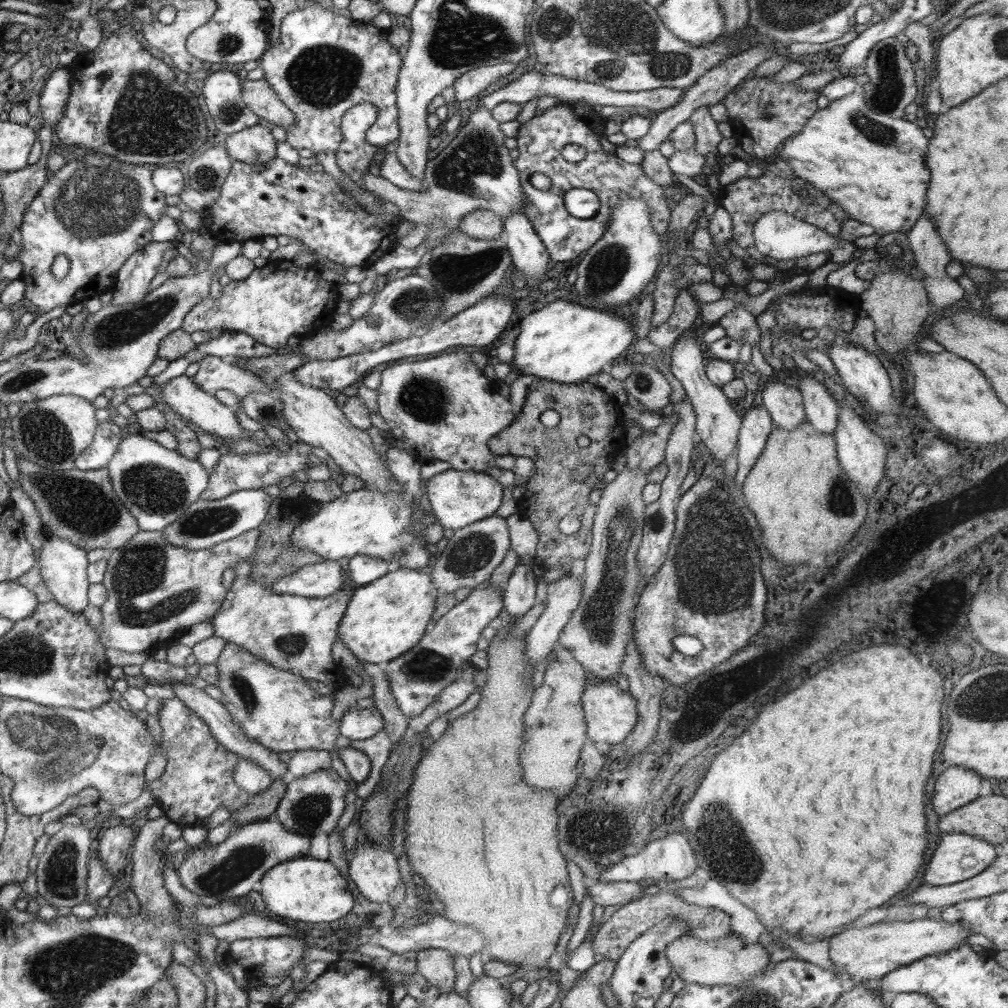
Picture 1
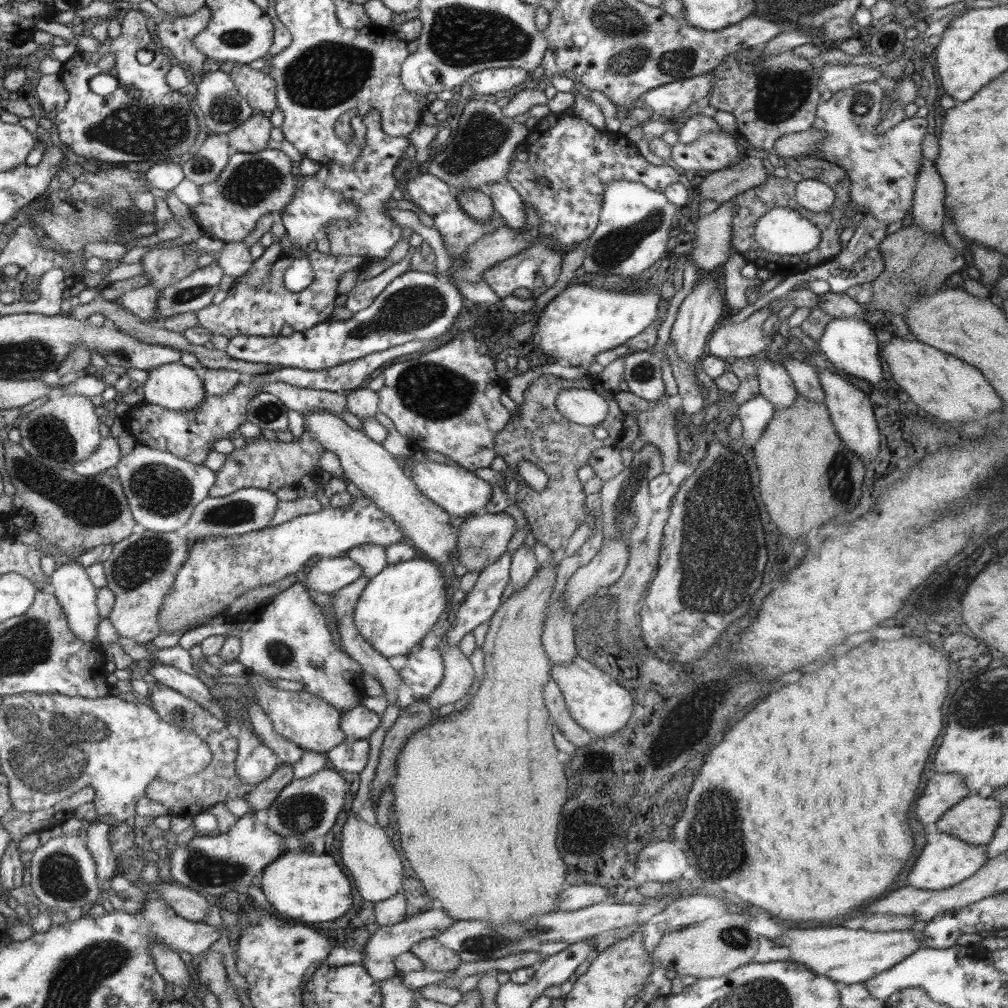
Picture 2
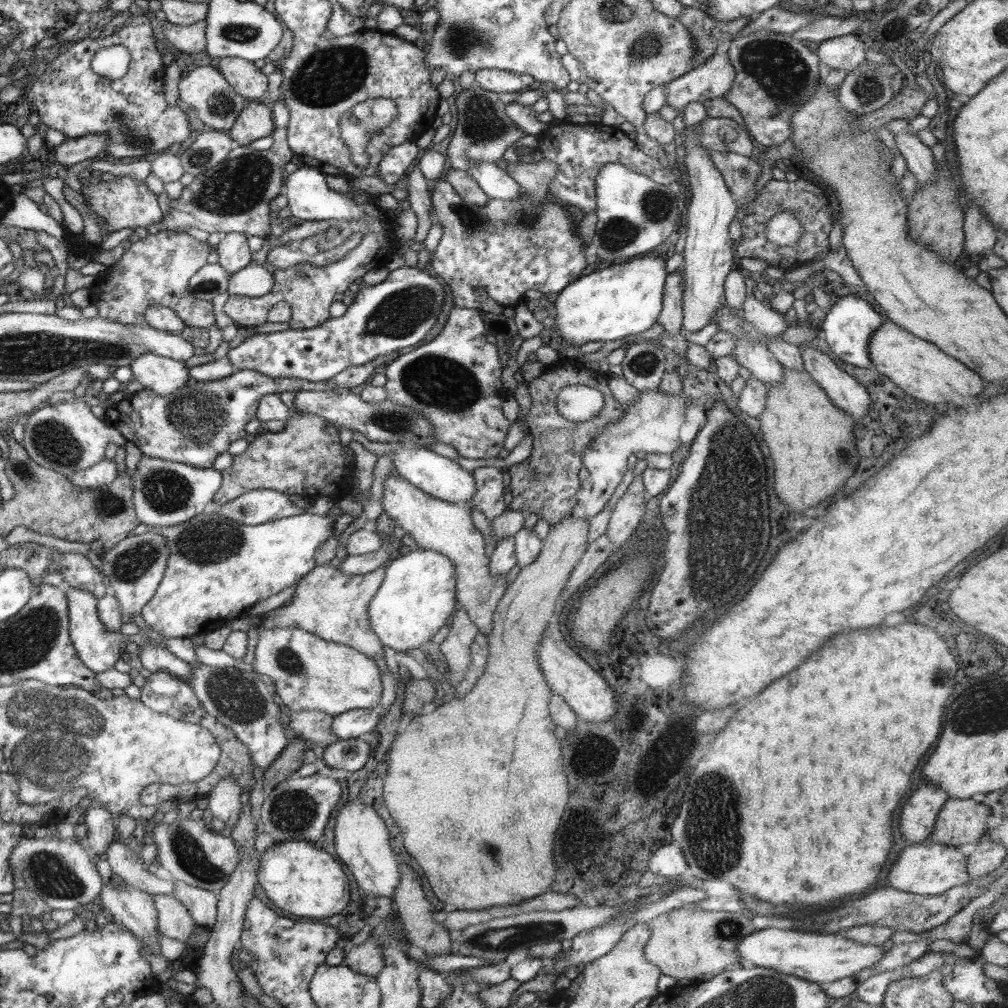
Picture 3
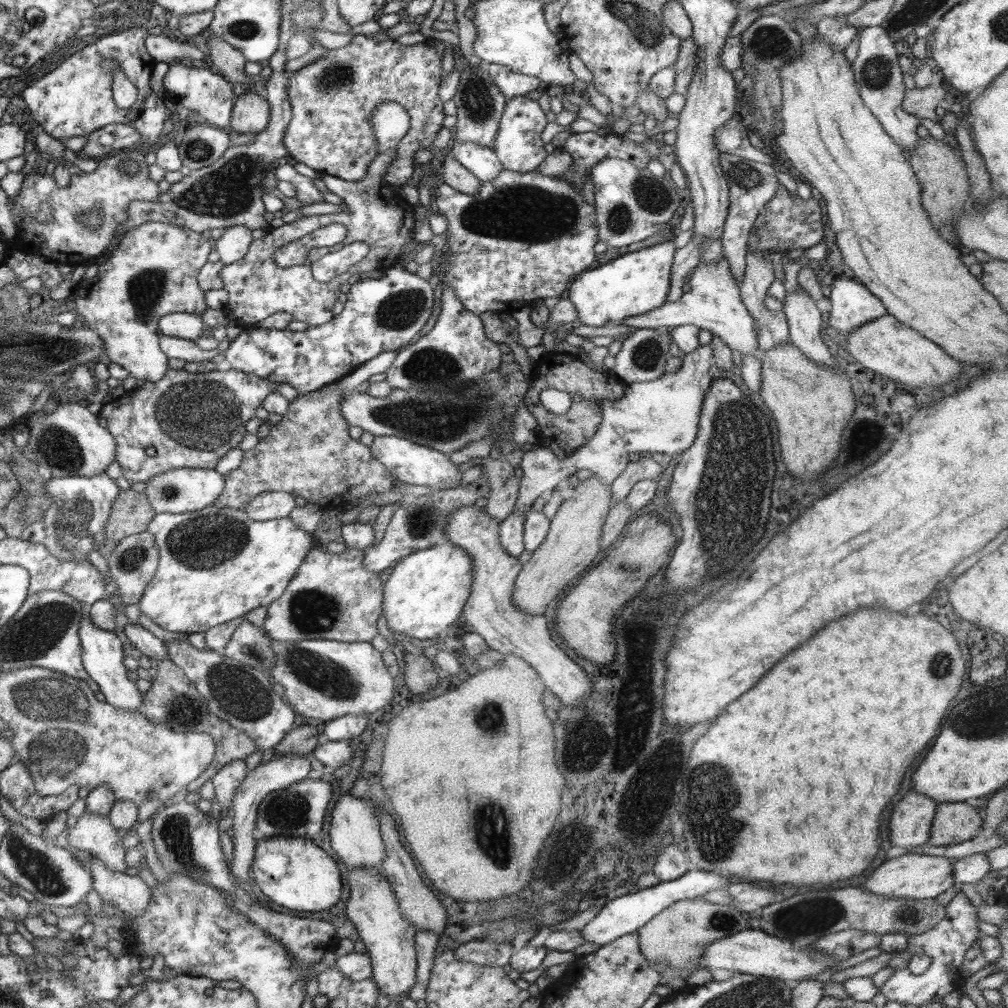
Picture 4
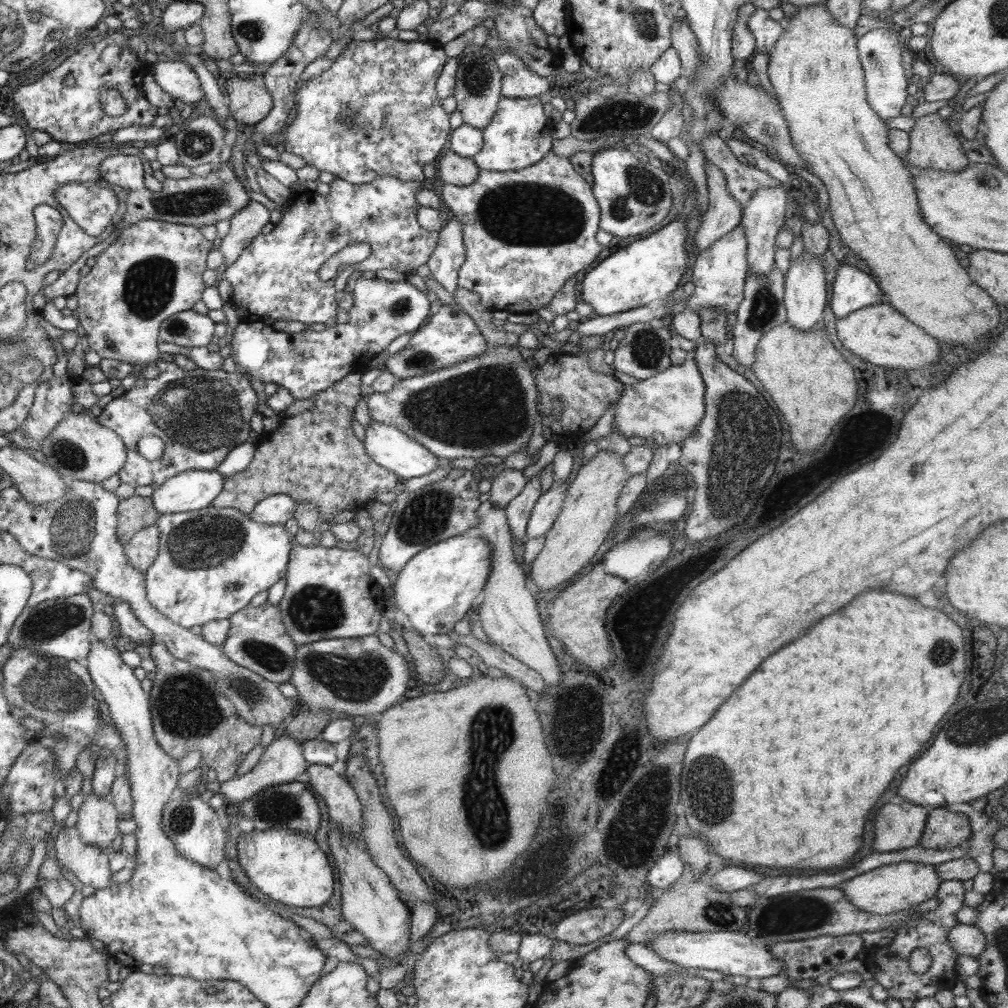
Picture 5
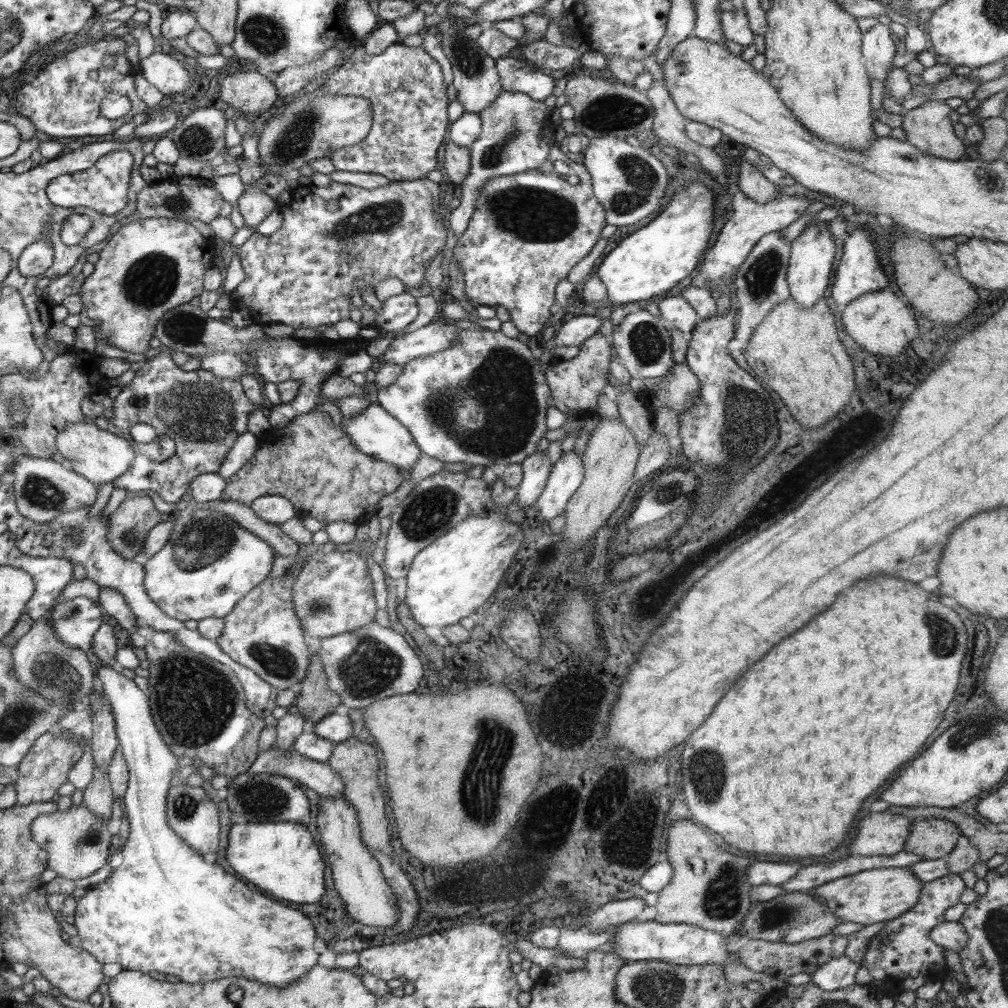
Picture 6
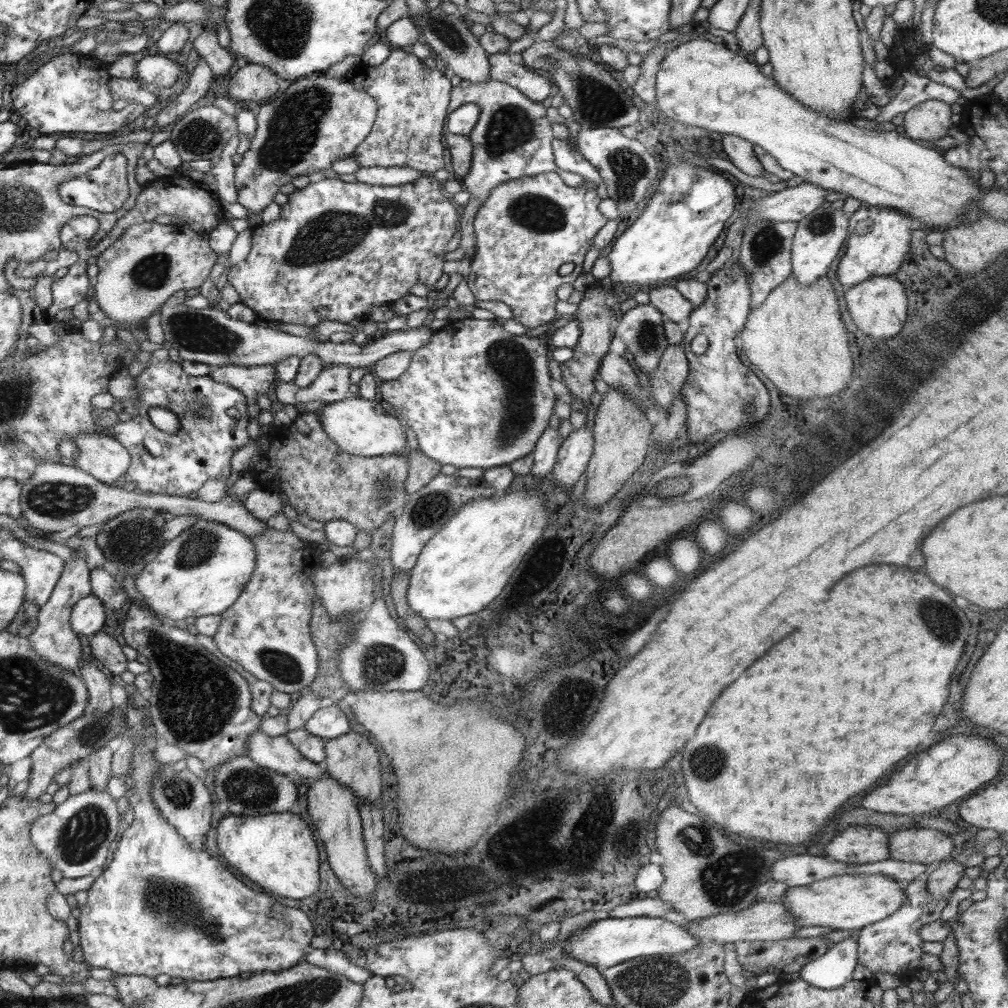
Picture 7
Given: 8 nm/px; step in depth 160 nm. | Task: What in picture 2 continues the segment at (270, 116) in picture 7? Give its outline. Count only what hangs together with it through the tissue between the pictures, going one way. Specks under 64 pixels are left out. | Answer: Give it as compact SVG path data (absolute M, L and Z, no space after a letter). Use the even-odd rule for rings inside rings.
M242 241L225 243L222 250L215 254L215 261L223 274L233 276L237 280L248 274L253 266L249 248Z

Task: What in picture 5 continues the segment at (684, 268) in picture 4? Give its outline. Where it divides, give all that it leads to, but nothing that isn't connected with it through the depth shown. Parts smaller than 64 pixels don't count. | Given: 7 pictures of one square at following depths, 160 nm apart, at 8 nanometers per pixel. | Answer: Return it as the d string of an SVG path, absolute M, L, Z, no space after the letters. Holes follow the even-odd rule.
M708 159L705 160L705 173L708 184L708 210L703 215L702 223L694 236L692 248L706 250L725 234L733 231L740 223L743 208L726 190L726 175Z

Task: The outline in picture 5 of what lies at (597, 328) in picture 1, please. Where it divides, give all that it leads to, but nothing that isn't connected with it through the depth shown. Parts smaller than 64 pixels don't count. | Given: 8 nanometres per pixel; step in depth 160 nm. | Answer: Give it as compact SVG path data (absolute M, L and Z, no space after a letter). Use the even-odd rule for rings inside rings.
M675 219L649 236L635 240L616 254L608 255L592 270L584 272L579 284L579 300L590 304L595 314L600 316L666 300L668 294L679 286L678 282L686 272L688 227L683 219Z

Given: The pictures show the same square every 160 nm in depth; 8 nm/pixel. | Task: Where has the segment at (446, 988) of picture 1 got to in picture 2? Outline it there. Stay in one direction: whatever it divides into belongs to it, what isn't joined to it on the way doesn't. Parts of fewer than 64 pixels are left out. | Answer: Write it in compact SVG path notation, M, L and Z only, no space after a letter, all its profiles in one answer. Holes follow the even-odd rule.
M436 937L423 938L411 946L411 951L423 960L428 971L455 970L461 964L457 952L440 944Z

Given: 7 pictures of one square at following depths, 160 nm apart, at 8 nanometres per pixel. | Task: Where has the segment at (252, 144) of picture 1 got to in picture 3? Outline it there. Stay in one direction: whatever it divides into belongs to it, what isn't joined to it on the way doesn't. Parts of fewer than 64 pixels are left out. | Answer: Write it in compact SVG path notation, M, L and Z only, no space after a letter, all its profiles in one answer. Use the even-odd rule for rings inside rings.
M250 101L228 134L234 141L238 141L240 148L246 150L255 140L271 136L274 128L273 114L270 114L270 108L264 101Z

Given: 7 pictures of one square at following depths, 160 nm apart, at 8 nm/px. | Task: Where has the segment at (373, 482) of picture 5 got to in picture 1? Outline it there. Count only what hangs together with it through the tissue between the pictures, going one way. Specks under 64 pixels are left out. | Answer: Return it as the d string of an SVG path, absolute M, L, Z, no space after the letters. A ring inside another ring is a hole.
M295 441L290 443L289 450L280 450L270 445L268 452L254 452L247 454L226 453L221 455L218 464L209 472L209 487L201 494L202 499L220 500L241 490L258 490L265 486L274 486L292 478L294 472L311 465L308 455L312 452L310 444Z

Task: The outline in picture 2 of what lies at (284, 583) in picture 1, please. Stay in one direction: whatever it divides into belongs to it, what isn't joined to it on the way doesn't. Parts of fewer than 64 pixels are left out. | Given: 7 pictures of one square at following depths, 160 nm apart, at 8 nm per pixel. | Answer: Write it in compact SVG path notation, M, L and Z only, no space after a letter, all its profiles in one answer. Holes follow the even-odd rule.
M317 558L316 564L305 568L306 576L300 578L309 592L334 594L361 578L362 570L350 558Z

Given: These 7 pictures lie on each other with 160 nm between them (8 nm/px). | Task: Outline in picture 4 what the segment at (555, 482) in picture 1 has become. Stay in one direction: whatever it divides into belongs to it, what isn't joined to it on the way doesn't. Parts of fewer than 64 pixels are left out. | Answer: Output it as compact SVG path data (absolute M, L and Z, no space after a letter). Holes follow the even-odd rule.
M548 349L539 361L534 363L531 387L525 394L525 405L537 420L539 434L552 440L551 449L563 459L584 446L589 438L596 434L602 420L600 402L618 400L624 394L625 386L625 383L620 383L620 380L608 371L596 372L573 355ZM546 388L555 388L570 394L573 403L566 414L554 414L544 408L539 394Z

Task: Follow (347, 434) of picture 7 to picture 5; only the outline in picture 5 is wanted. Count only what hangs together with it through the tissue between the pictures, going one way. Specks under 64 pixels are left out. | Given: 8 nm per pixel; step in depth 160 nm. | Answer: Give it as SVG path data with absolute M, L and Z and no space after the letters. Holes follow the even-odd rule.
M372 420L369 426L365 428L363 443L365 451L374 462L405 479L424 476L424 474L432 472L440 465L438 457L434 456L427 448L424 448L417 440L410 438L395 426L390 426L377 420Z

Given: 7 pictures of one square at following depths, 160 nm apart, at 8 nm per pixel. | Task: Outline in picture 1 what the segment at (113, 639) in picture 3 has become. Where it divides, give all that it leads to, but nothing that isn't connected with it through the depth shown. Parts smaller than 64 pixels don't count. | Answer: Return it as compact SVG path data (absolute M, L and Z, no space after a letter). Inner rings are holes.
M50 538L45 540L38 558L38 568L42 579L46 582L48 591L54 595L57 604L64 605L66 609L74 613L83 613L89 606L89 576L86 576L86 552L78 545L60 538Z

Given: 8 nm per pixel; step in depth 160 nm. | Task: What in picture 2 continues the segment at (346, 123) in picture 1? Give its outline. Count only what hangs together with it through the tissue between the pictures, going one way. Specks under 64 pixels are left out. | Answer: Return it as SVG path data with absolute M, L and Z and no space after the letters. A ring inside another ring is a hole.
M370 110L364 115L363 123L366 126L366 147L362 149L358 160L352 164L326 164L322 165L316 173L316 178L328 188L342 194L348 202L358 208L358 215L354 218L333 220L325 232L330 241L334 256L356 255L361 257L386 258L392 247L403 237L401 226L396 224L386 212L387 203L398 186L394 176L394 168L402 160L405 148L410 146L406 137L397 138L387 136L382 131L381 119L378 112ZM264 150L253 153L235 151L220 178L200 187L200 204L191 209L202 233L225 243L240 242L257 230L260 220L269 214L282 214L294 198L298 186L290 174L292 162L283 151Z

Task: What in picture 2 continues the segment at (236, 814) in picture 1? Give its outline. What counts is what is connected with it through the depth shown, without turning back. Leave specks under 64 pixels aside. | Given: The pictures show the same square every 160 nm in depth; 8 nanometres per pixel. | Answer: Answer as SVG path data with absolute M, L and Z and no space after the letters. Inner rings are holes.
M288 763L282 764L268 779L255 785L253 790L245 796L244 799L250 807L249 811L256 813L264 809L268 810L282 790L288 787L294 779L293 766Z

